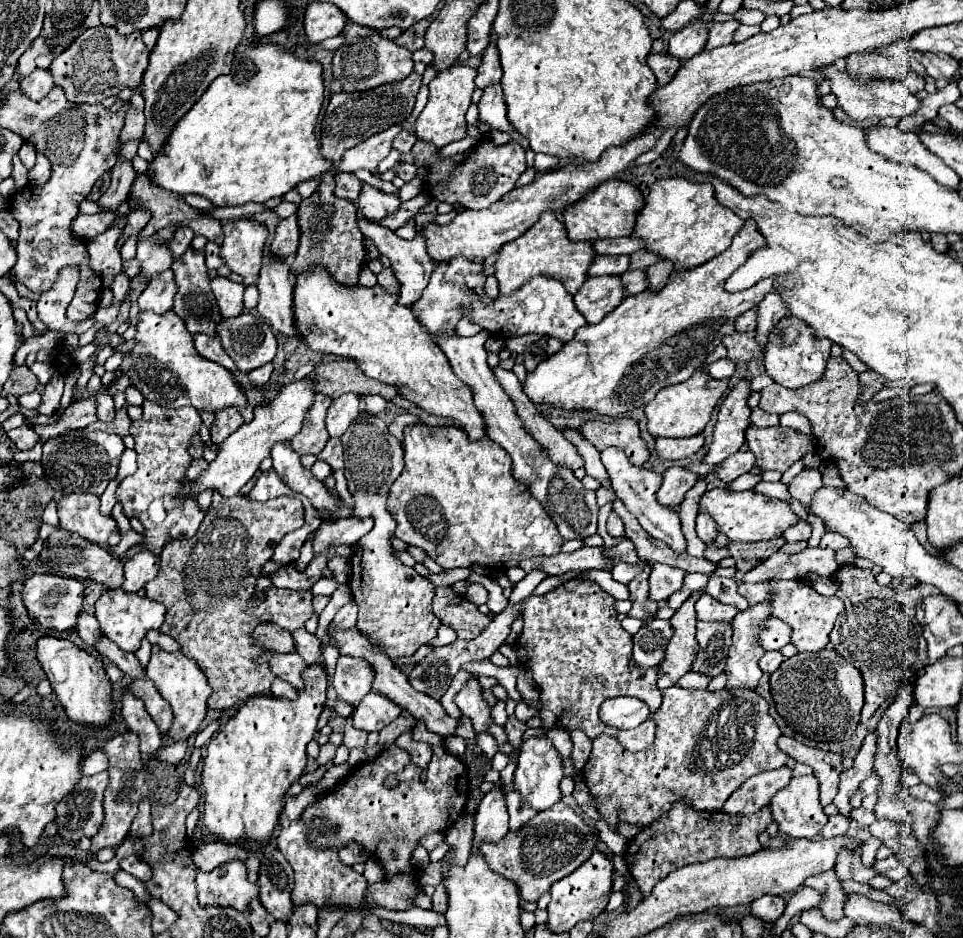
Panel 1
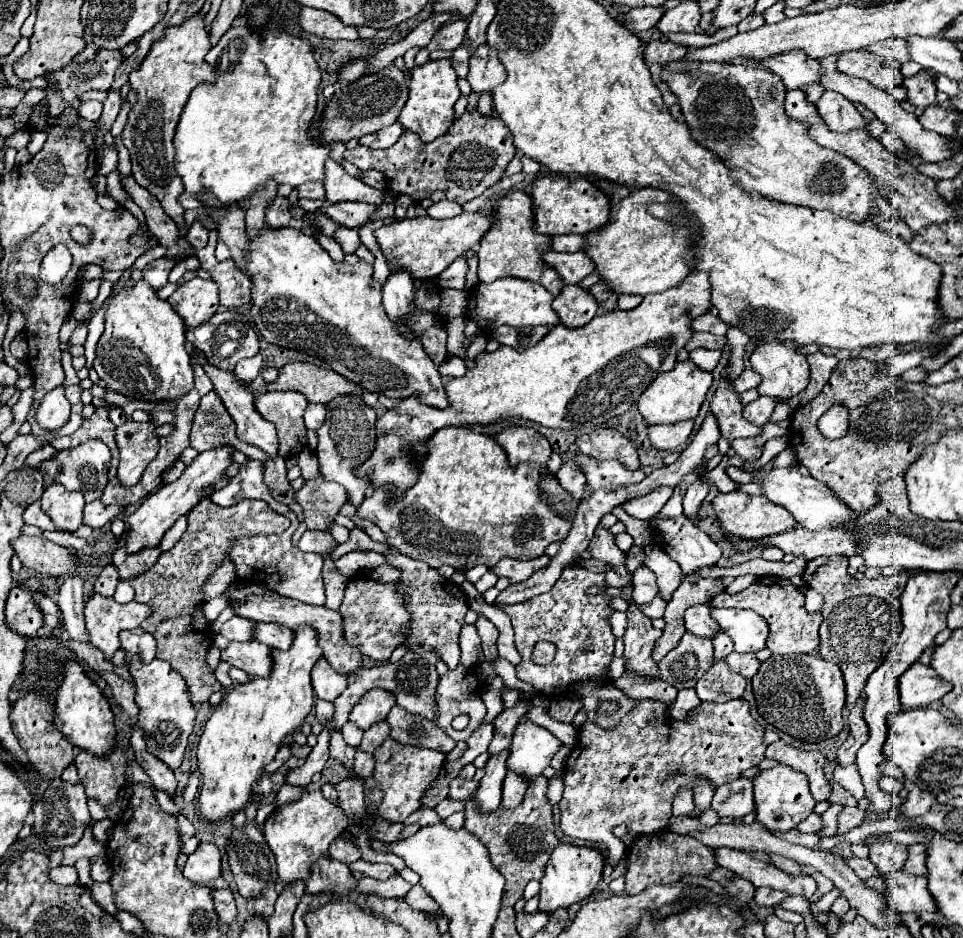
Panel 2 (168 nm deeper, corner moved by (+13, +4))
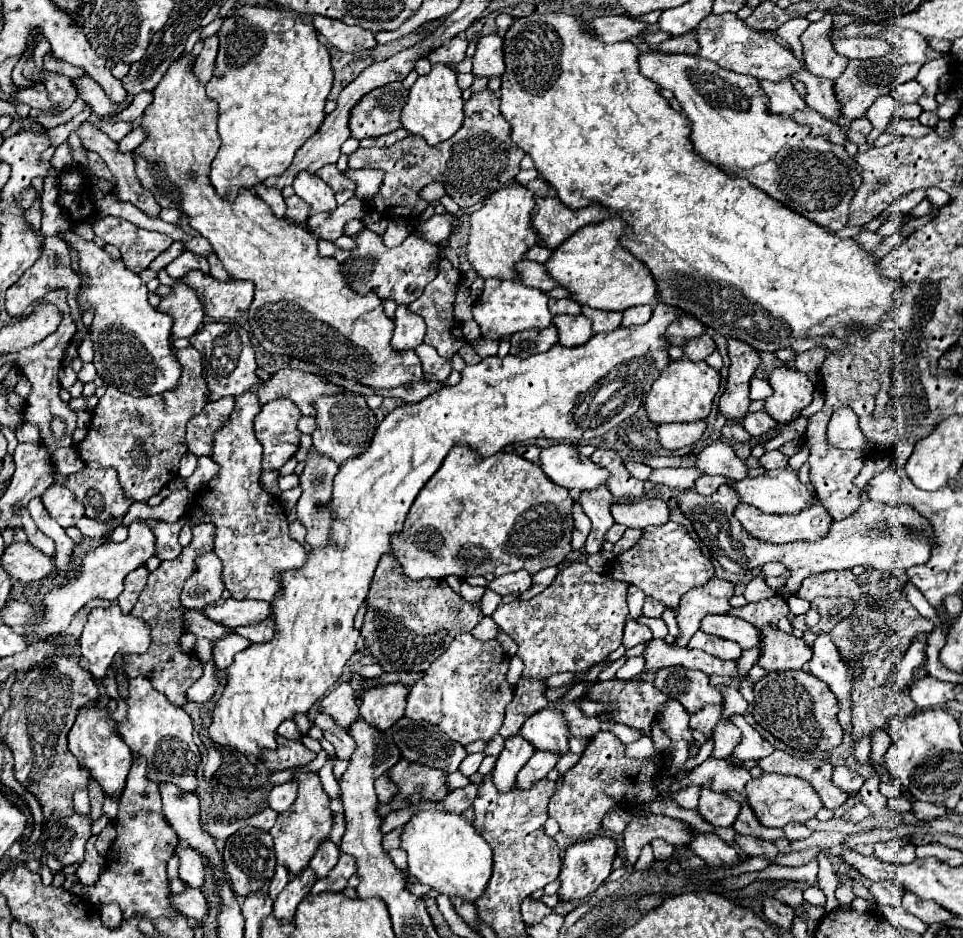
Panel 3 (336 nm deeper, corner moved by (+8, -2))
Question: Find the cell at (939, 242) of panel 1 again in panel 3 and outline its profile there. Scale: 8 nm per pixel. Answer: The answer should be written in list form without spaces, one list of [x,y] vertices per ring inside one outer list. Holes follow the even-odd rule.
[[[865,231],[865,233],[857,235],[855,241],[859,241],[859,245],[863,245],[865,249],[873,251],[873,249],[877,249],[877,247],[881,245],[881,241],[885,241],[885,237],[881,237],[881,235],[877,235],[877,233],[871,233],[871,231]]]

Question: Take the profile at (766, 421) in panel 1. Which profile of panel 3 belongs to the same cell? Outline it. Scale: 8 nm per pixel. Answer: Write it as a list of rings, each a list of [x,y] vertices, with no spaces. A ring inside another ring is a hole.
[[[757,411],[757,413],[747,413],[745,415],[745,421],[743,421],[743,427],[749,435],[757,437],[757,435],[763,435],[767,433],[769,429],[773,429],[777,425],[777,421],[767,413],[767,411]]]

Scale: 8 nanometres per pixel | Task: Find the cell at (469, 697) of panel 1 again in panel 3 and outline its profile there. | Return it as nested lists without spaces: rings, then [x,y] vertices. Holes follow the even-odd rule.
[[[385,553],[373,575],[367,595],[369,607],[361,637],[371,649],[373,657],[385,671],[423,671],[423,663],[431,665],[441,657],[443,647],[457,635],[469,633],[485,615],[479,605],[465,601],[445,581],[437,579],[409,579],[393,553]],[[423,645],[427,649],[423,651]]]

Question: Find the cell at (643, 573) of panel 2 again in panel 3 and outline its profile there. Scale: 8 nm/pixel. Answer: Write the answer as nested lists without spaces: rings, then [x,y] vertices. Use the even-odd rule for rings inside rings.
[[[645,597],[643,615],[647,615],[647,617],[661,617],[661,613],[663,613],[663,603],[653,599],[653,597]]]

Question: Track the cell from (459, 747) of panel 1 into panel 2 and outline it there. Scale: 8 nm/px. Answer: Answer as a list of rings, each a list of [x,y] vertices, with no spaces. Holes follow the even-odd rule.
[[[392,707],[386,721],[390,725],[390,737],[402,745],[428,747],[446,755],[456,747],[456,741],[450,739],[444,729],[428,719],[422,719],[420,715],[404,711],[404,707]]]

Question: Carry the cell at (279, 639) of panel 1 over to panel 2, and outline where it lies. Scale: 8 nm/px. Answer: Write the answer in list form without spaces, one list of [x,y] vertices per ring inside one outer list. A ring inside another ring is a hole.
[[[232,617],[228,619],[220,629],[218,633],[222,637],[226,637],[228,641],[248,641],[252,639],[252,627],[256,623],[250,621],[250,619],[242,619],[242,617]]]

